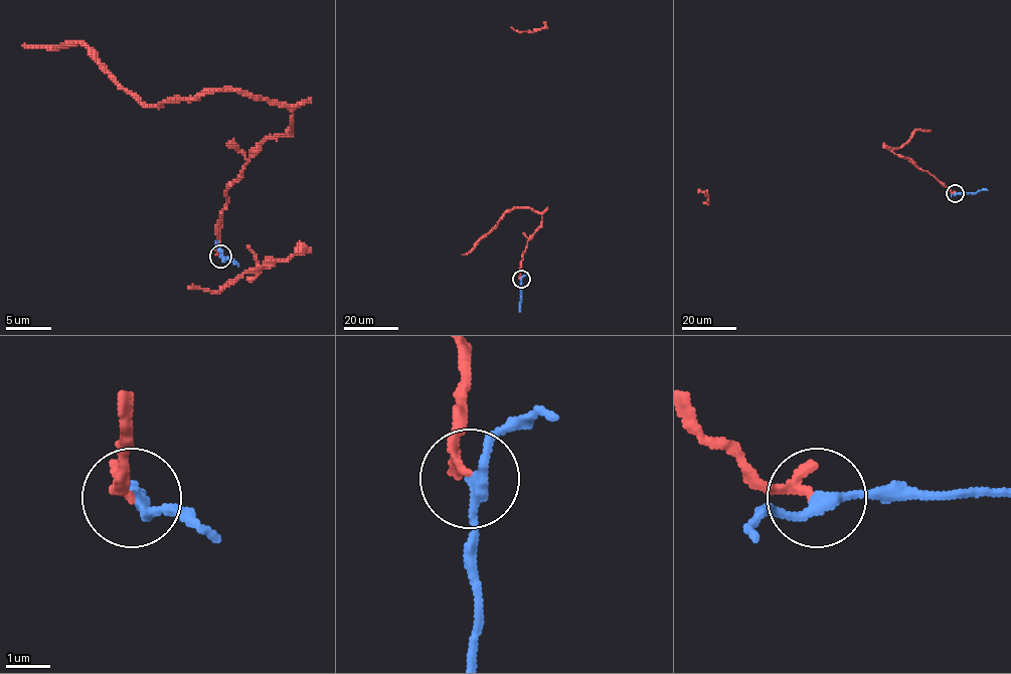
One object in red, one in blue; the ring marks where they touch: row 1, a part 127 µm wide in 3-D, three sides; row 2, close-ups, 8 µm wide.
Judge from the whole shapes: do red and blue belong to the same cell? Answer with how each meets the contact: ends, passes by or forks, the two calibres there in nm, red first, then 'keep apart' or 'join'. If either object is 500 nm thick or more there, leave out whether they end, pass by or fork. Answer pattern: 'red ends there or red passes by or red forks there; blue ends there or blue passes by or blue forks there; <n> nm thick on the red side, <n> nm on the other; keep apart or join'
red ends there; blue passes by; 220 nm thick on the red side, 240 nm on the other; keep apart

